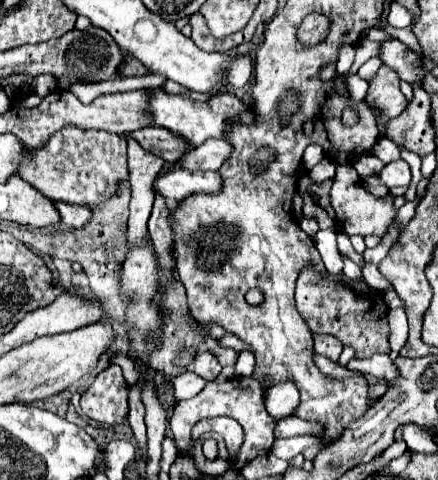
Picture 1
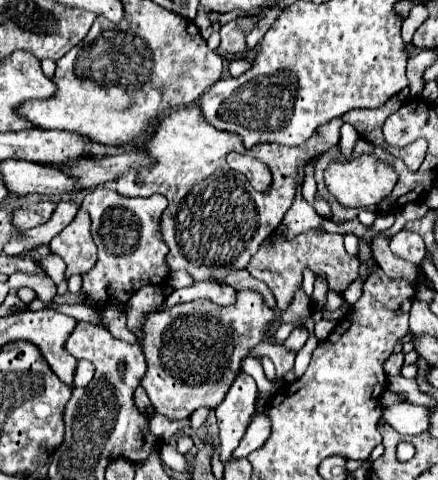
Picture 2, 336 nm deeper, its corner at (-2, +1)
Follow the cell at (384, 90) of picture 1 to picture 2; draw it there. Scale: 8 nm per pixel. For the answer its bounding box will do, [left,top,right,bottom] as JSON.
[343,97,401,149]

